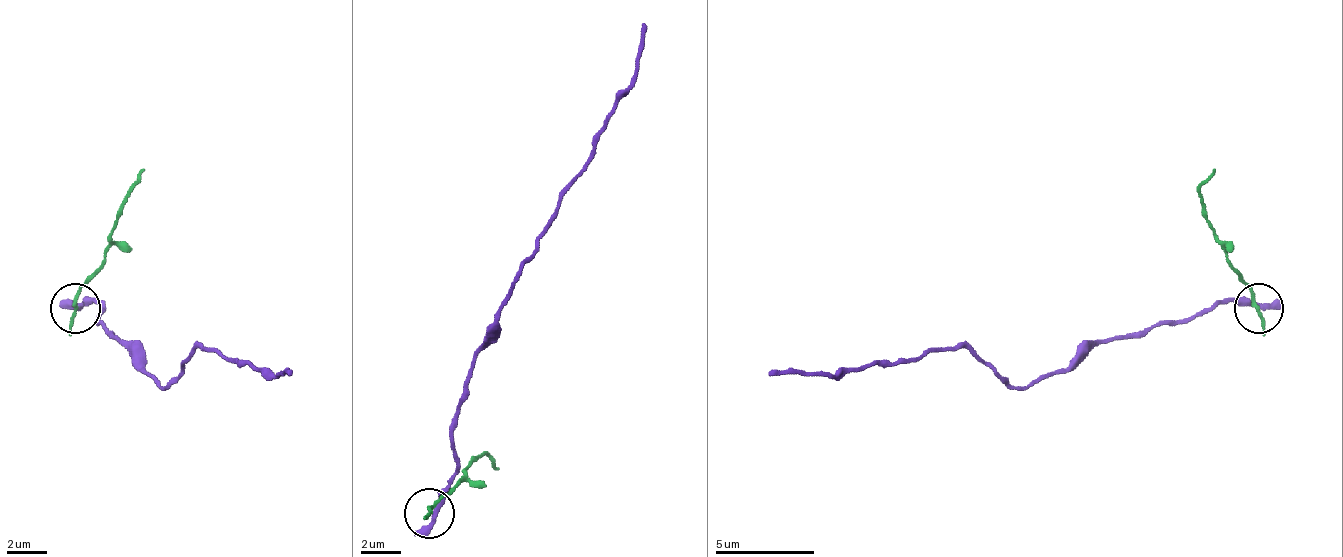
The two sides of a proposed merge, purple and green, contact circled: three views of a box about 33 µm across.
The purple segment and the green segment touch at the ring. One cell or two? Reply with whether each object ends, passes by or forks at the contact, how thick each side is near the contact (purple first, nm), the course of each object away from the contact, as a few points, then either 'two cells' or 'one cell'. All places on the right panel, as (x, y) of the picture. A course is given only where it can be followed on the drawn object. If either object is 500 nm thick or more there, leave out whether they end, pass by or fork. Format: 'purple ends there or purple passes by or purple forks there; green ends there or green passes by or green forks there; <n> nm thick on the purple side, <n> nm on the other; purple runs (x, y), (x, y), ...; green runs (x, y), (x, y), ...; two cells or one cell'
purple passes by; green passes by; 260 nm thick on the purple side, 150 nm on the other; purple runs (1260, 309), (1225, 299), (1215, 309), (1106, 339), (1066, 369), (1011, 389), (967, 349), (827, 374), (768, 374); green runs (1260, 309), (1200, 200), (1215, 170); two cells

